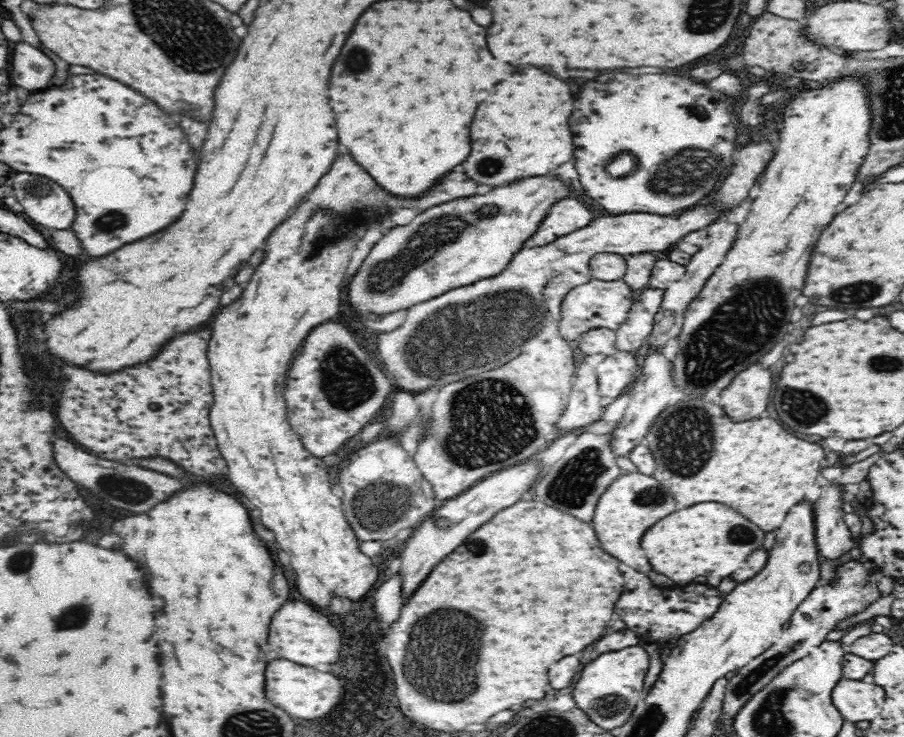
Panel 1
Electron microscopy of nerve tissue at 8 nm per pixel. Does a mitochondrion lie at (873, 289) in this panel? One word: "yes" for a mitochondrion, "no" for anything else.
yes

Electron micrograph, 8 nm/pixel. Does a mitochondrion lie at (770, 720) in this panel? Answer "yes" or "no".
yes

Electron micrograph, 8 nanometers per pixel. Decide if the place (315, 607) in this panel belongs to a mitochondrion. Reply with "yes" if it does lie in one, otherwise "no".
no

